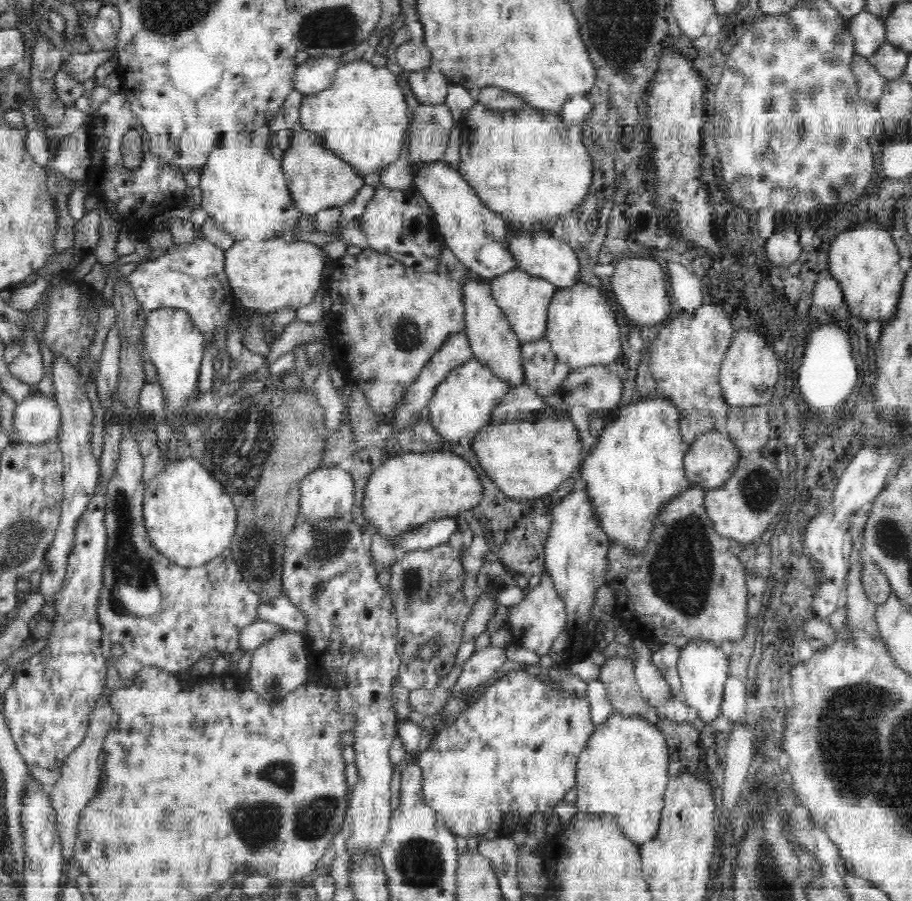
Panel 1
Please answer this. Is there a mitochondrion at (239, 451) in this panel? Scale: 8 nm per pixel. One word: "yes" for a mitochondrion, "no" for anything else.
yes

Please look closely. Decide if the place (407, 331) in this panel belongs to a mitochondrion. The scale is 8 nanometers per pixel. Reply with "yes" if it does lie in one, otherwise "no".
yes

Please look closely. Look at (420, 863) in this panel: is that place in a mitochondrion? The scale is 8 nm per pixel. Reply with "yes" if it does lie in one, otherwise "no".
yes

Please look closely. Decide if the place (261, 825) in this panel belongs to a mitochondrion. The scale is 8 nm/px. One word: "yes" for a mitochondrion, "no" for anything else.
yes

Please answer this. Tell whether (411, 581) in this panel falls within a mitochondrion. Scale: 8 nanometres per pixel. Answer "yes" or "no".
yes

